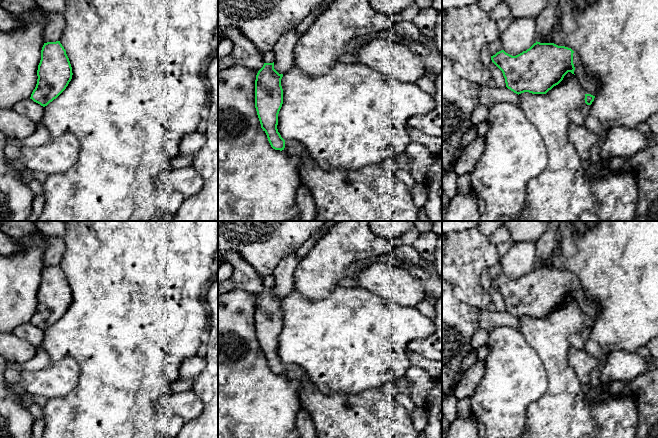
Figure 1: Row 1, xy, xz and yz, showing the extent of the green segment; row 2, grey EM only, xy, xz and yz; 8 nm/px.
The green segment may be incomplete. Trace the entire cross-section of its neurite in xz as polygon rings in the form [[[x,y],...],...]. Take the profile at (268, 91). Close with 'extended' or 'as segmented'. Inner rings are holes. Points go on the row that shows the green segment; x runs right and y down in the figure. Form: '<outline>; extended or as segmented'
[[[264,63],[255,80],[255,108],[271,147],[284,150],[299,159],[298,171],[301,182],[308,187],[315,200],[317,216],[315,221],[419,221],[418,209],[411,195],[411,190],[394,172],[384,169],[381,163],[370,164],[356,171],[336,168],[322,169],[312,158],[310,152],[301,142],[285,141],[278,132],[278,114],[283,104],[283,89],[279,74],[273,63]]]; extended

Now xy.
[[[60,41],[44,43],[37,84],[30,99],[43,107],[47,106],[66,89],[72,75],[69,58]]]; as segmented

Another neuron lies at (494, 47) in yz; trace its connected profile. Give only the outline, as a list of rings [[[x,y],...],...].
[[[500,38],[488,45],[488,52],[491,56],[502,50]]]

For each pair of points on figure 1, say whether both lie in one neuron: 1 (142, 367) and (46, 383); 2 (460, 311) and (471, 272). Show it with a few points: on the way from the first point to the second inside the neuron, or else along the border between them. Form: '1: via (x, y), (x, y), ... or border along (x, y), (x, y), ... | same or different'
1: border along (71, 356), (78, 365), (79, 377), (63, 397) | different
2: border along (452, 287), (453, 294), (457, 298), (480, 310) | different

